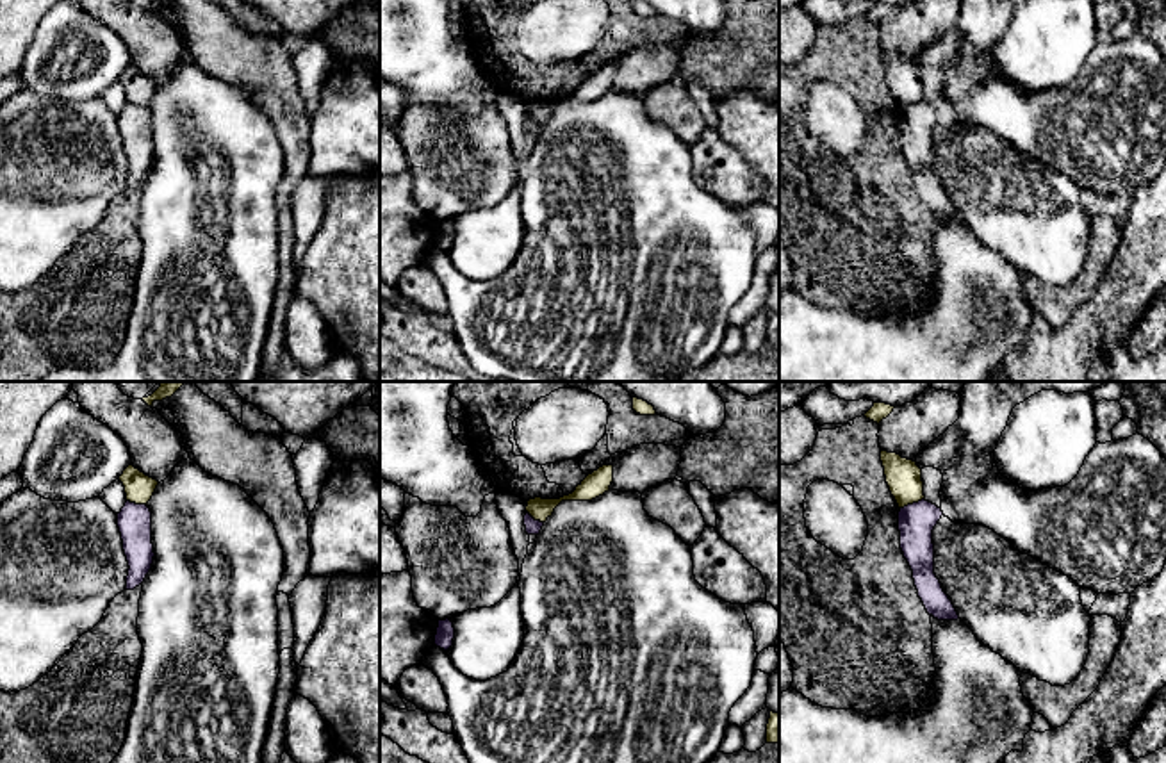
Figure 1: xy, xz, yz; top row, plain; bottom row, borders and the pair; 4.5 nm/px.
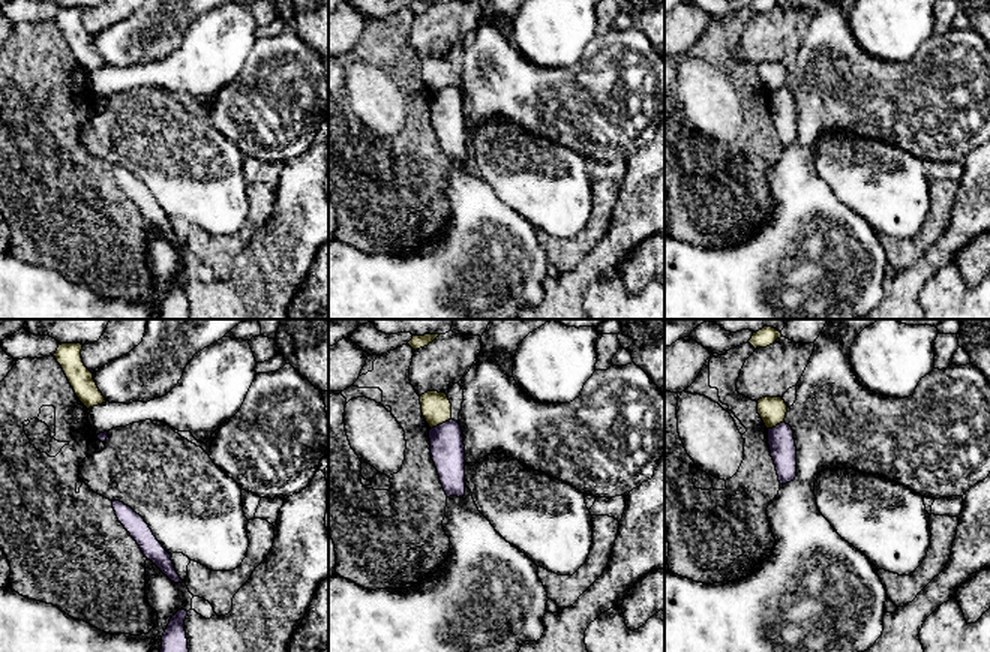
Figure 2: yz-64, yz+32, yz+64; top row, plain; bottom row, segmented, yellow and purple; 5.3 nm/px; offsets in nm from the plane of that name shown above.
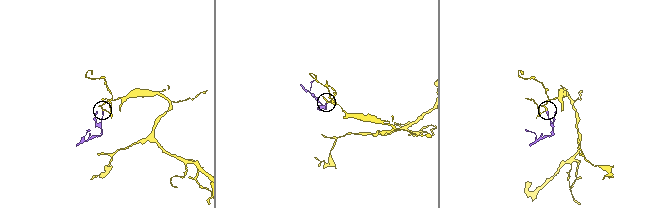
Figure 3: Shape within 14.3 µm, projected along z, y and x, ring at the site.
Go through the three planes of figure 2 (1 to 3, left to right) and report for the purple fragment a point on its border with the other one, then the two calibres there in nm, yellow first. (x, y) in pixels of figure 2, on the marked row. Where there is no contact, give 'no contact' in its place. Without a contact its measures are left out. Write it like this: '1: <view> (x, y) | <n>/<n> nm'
1: no contact
2: yz+32 (440, 423) | 160/180 nm
3: yz+64 (774, 426) | 140/140 nm

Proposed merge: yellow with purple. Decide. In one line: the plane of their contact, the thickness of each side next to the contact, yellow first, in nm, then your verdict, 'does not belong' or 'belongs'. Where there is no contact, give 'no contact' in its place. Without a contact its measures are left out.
meets yellow in yz; 160 nm thick on the yellow side, 160 nm on the other; does not belong

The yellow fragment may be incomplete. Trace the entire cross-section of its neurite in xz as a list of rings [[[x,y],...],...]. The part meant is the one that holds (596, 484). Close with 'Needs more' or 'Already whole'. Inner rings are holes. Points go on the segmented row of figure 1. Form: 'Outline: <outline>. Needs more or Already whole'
Outline: [[[603,465],[588,474],[572,494],[560,499],[535,497],[526,501],[526,512],[540,522],[546,522],[562,501],[592,501],[610,490],[613,481],[613,465]]]. Already whole

